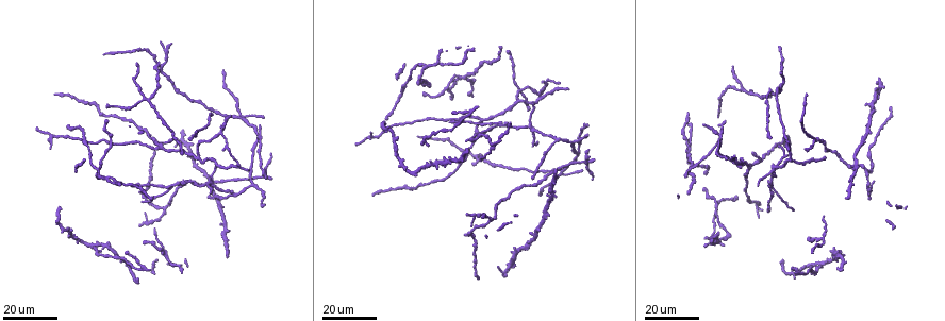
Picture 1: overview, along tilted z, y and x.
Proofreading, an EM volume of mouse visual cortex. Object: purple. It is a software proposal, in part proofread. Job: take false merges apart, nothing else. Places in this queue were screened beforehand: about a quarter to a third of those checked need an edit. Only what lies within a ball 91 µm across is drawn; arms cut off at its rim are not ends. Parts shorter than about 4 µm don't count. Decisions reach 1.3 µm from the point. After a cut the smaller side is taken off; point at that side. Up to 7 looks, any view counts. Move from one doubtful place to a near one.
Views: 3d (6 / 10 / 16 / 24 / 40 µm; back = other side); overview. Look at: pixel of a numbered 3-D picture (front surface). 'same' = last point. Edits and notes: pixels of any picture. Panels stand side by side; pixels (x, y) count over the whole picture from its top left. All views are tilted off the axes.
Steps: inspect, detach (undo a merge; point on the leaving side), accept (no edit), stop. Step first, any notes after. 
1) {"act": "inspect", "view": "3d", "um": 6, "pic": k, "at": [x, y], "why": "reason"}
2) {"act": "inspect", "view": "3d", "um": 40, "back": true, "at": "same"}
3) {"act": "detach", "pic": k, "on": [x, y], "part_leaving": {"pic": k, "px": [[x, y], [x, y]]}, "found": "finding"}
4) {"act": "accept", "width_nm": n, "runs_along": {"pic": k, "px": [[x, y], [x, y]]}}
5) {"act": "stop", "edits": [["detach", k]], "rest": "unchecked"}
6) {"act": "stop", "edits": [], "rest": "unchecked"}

{"act": "inspect", "view": "3d", "um": 16, "pic": 1, "at": [166, 258], "why": "three arms meet"}

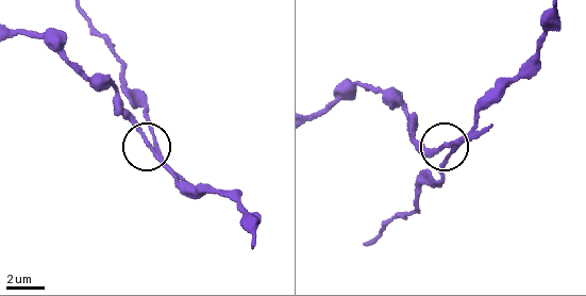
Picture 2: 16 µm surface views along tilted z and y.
{"act": "inspect", "view": "3d", "um": 10, "pic": 2, "at": [436, 152]}

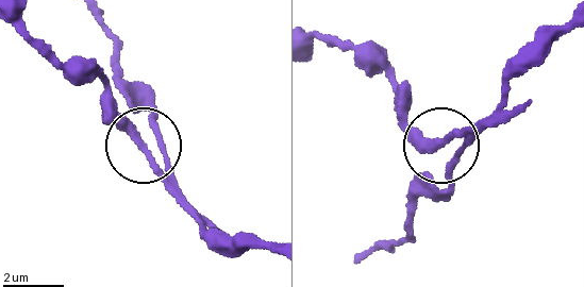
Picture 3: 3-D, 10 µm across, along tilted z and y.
{"act": "accept", "found": "continuous, no second neuron"}

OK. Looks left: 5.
{"act": "inspect", "view": "3d", "um": 24, "pic": 1, "at": [532, 185]}

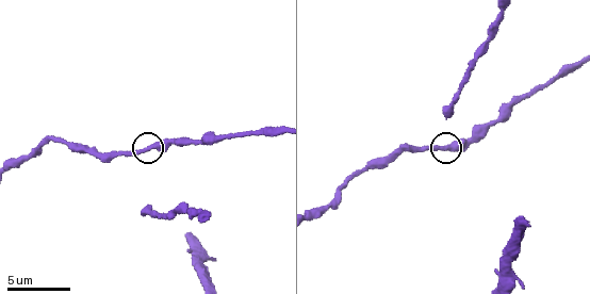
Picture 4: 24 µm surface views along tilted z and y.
{"act": "inspect", "view": "3d", "um": 10, "pic": 4, "at": [136, 152]}

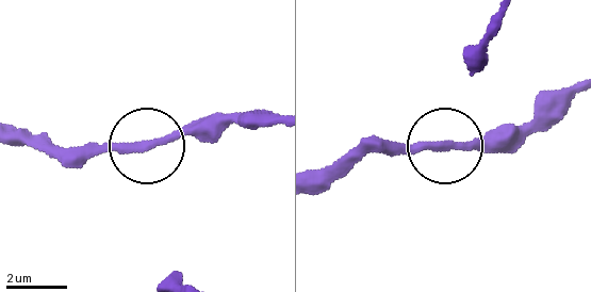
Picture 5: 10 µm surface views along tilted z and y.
{"act": "accept", "found": "one neuron here"}

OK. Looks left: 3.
{"act": "inspect", "view": "3d", "um": 16, "pic": 1, "at": [867, 193]}

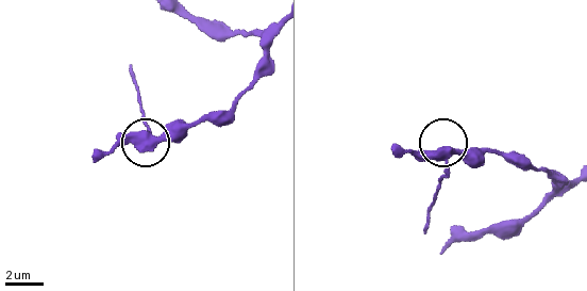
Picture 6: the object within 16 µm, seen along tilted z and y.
{"act": "inspect", "view": "3d", "um": 6, "pic": 6, "at": [150, 146]}

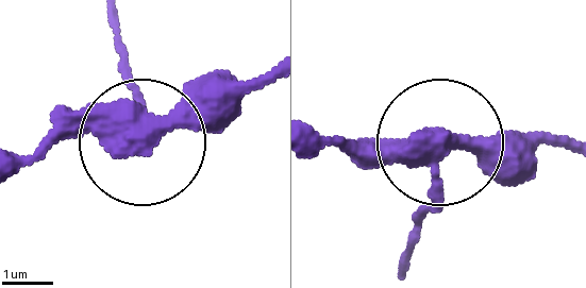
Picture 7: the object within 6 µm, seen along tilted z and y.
{"act": "accept", "side_arm_um": 6, "runs_along": {"pic": 7, "px": [[563, 147], [442, 147], [421, 221]]}, "found": "all the same neuron"}

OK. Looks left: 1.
{"act": "stop", "edits": [], "rest": "unchecked"}

